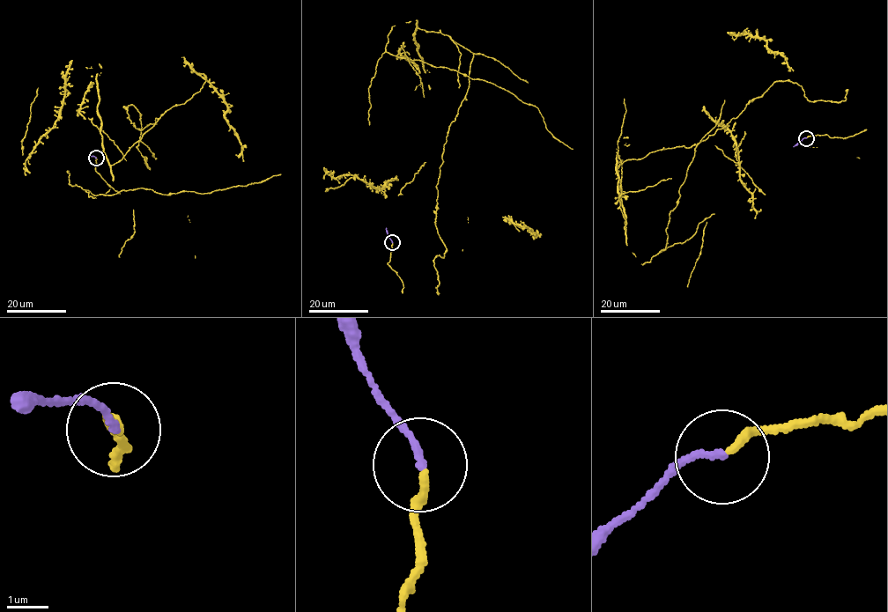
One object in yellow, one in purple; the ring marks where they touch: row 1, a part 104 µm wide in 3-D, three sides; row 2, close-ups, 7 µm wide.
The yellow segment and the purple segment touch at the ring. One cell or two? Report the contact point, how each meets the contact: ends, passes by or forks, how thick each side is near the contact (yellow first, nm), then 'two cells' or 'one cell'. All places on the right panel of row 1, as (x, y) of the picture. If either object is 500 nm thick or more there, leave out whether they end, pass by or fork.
(806, 138) | yellow ends | purple ends | 190/140 nm | one cell

